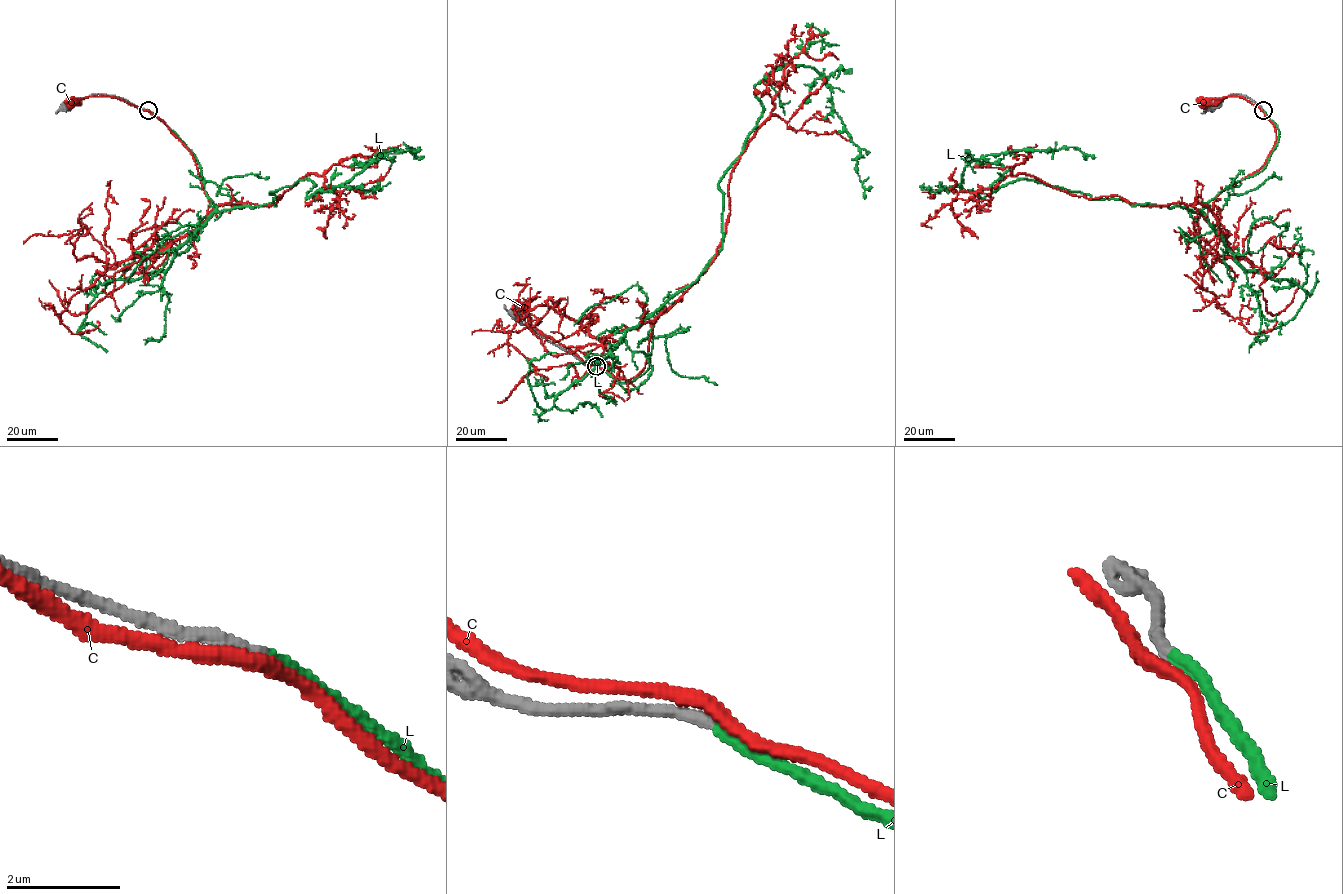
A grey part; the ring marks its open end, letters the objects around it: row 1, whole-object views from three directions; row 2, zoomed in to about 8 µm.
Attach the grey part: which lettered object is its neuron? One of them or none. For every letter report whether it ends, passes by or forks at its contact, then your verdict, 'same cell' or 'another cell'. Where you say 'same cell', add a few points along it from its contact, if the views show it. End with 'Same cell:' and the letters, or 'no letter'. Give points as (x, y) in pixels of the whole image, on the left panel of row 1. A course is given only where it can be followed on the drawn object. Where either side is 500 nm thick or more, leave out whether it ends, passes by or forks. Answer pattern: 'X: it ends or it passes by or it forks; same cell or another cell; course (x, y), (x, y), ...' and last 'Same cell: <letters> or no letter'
C: it passes by; another cell
L: it ends; same cell; course (147, 110), (216, 211), (423, 156)
Same cell: L

